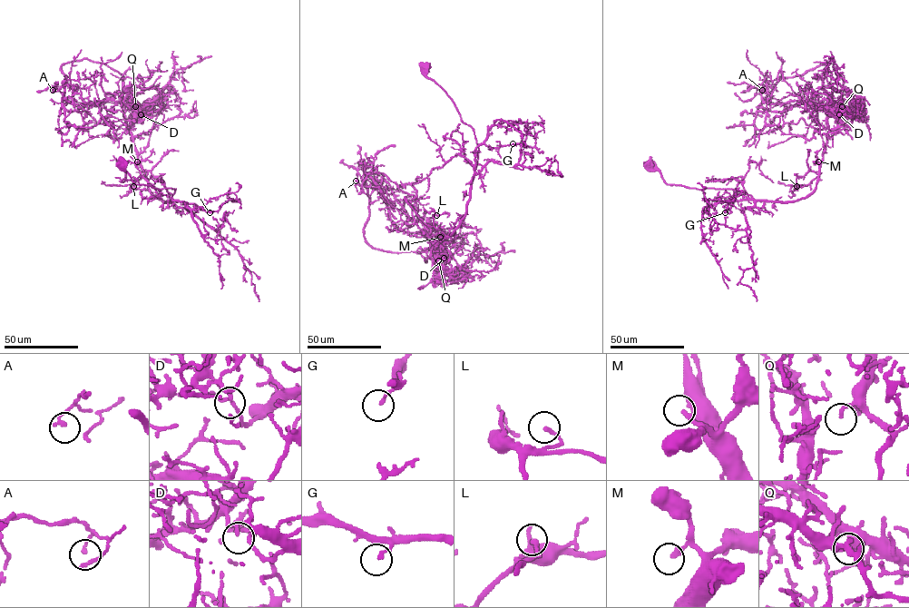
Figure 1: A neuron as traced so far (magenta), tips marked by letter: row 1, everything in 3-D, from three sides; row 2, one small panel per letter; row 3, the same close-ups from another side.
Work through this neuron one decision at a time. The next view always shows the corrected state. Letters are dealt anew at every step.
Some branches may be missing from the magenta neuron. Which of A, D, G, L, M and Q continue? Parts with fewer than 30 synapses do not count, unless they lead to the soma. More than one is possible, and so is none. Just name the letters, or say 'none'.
none

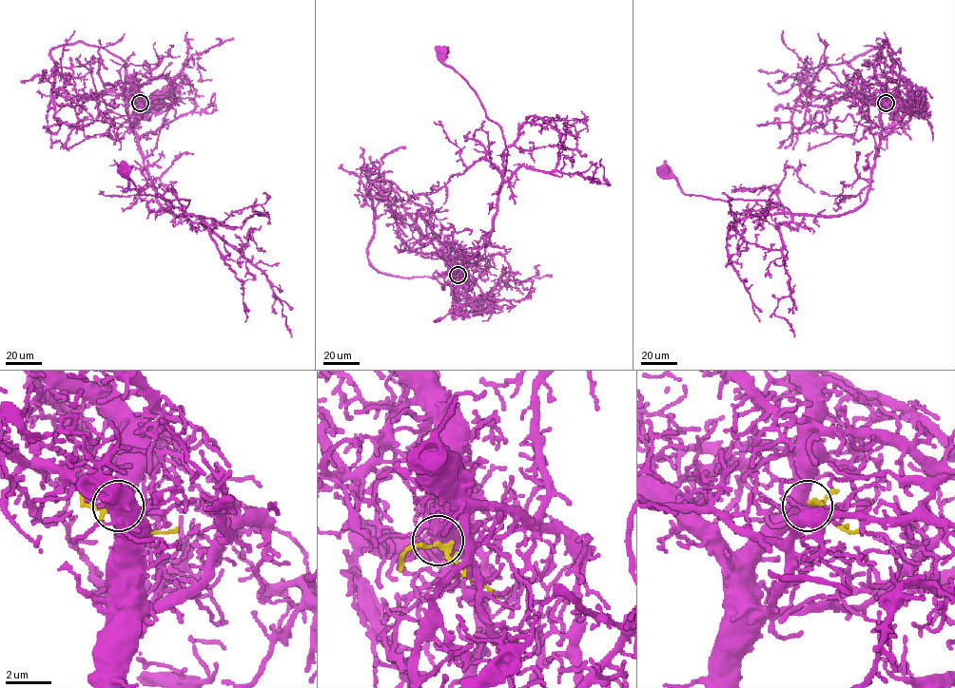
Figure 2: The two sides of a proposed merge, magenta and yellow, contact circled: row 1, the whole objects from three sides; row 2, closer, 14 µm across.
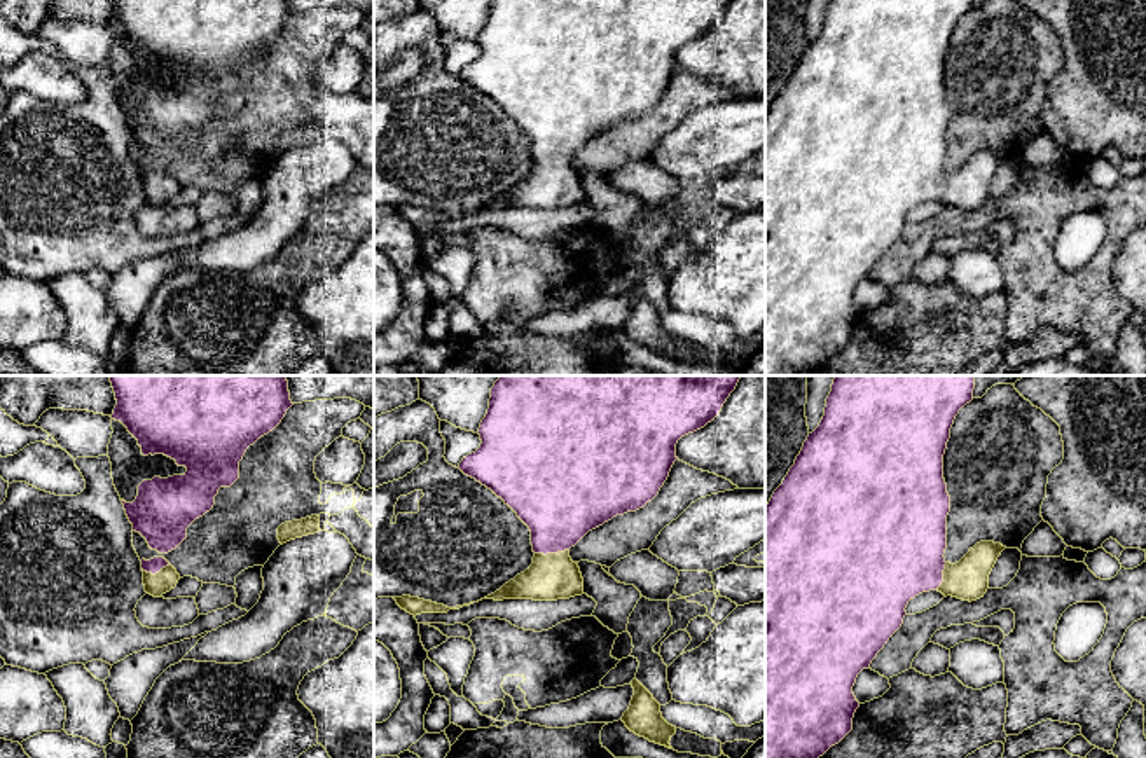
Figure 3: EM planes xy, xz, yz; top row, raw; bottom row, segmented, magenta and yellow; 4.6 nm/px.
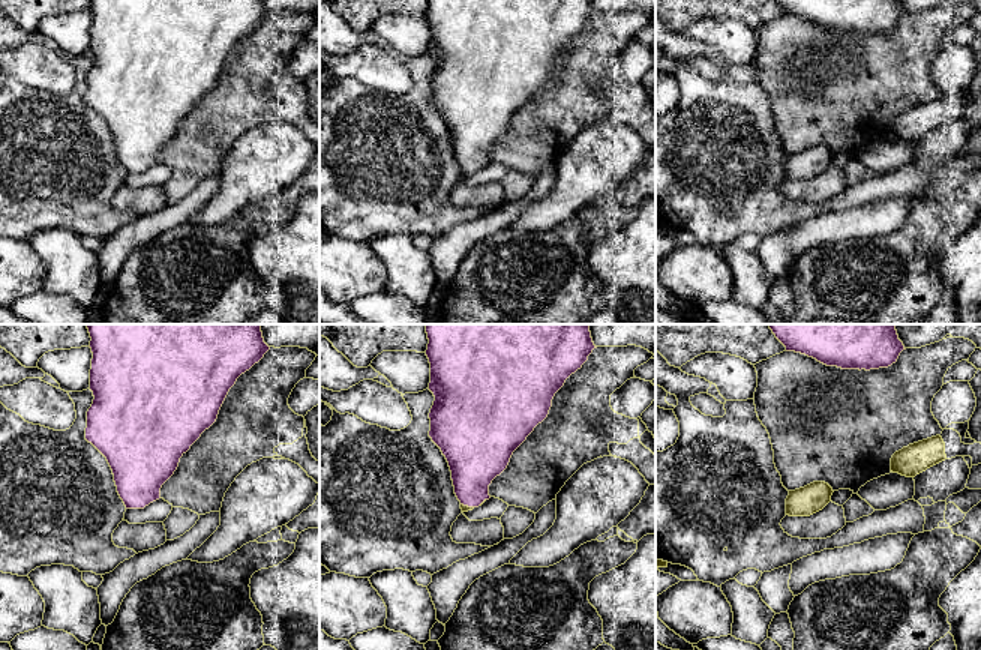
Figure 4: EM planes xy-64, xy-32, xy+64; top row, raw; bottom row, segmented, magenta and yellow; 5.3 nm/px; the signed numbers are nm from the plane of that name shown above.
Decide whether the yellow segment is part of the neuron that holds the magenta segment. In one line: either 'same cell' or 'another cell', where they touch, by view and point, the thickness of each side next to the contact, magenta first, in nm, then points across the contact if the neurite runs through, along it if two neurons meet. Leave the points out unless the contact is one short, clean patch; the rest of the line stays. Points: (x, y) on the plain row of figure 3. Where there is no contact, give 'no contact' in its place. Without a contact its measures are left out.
same cell | xz (551, 161) | 380/220 nm | across xz (559, 109), (551, 161), (551, 186)

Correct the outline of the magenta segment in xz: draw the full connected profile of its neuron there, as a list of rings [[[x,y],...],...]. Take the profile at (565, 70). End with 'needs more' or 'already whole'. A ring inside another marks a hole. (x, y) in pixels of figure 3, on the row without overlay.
[[[491,0],[489,17],[486,26],[480,31],[480,56],[463,66],[459,72],[459,79],[491,98],[498,107],[508,114],[517,126],[529,136],[531,140],[531,154],[533,154],[533,173],[514,189],[505,192],[494,203],[484,208],[533,208],[533,210],[557,210],[570,208],[583,203],[583,187],[576,171],[570,166],[570,157],[575,155],[589,140],[603,134],[617,124],[624,124],[627,121],[636,121],[643,117],[648,110],[652,110],[664,91],[669,86],[669,80],[674,73],[676,66],[676,52],[681,45],[694,42],[711,31],[721,19],[723,12],[730,5],[732,0]]] | needs more

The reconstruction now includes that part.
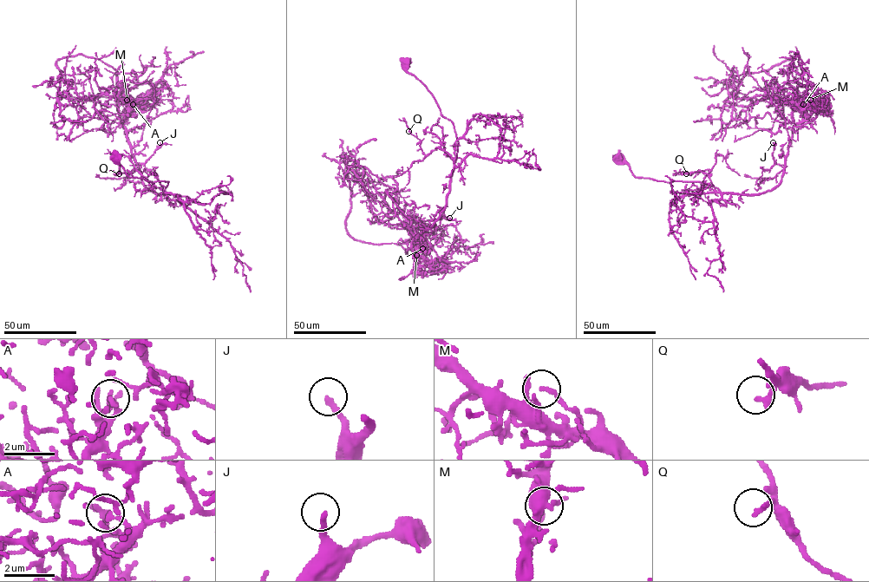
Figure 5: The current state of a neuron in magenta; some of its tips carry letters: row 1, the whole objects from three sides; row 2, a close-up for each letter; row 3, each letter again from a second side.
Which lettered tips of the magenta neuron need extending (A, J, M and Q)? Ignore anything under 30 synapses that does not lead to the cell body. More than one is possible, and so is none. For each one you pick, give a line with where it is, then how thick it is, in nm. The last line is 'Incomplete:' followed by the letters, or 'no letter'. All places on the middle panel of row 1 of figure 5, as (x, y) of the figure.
J: place (449, 218); calibre 220 nm
Incomplete: J

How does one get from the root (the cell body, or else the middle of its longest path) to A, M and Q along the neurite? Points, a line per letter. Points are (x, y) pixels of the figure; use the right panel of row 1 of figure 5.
A: (617, 158), (636, 177), (700, 181), (722, 192), (761, 193), (780, 181), (792, 138), (793, 113), (803, 104)
M: (617, 158), (636, 177), (700, 181), (728, 193), (765, 192), (781, 179), (793, 105), (801, 97), (810, 100)
Q: (617, 158), (636, 177), (700, 181), (720, 191), (703, 184), (710, 170), (686, 173)

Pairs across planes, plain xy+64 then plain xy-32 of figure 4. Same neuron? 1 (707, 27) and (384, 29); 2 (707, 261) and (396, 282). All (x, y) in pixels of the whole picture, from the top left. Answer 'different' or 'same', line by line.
1: same
2: different

